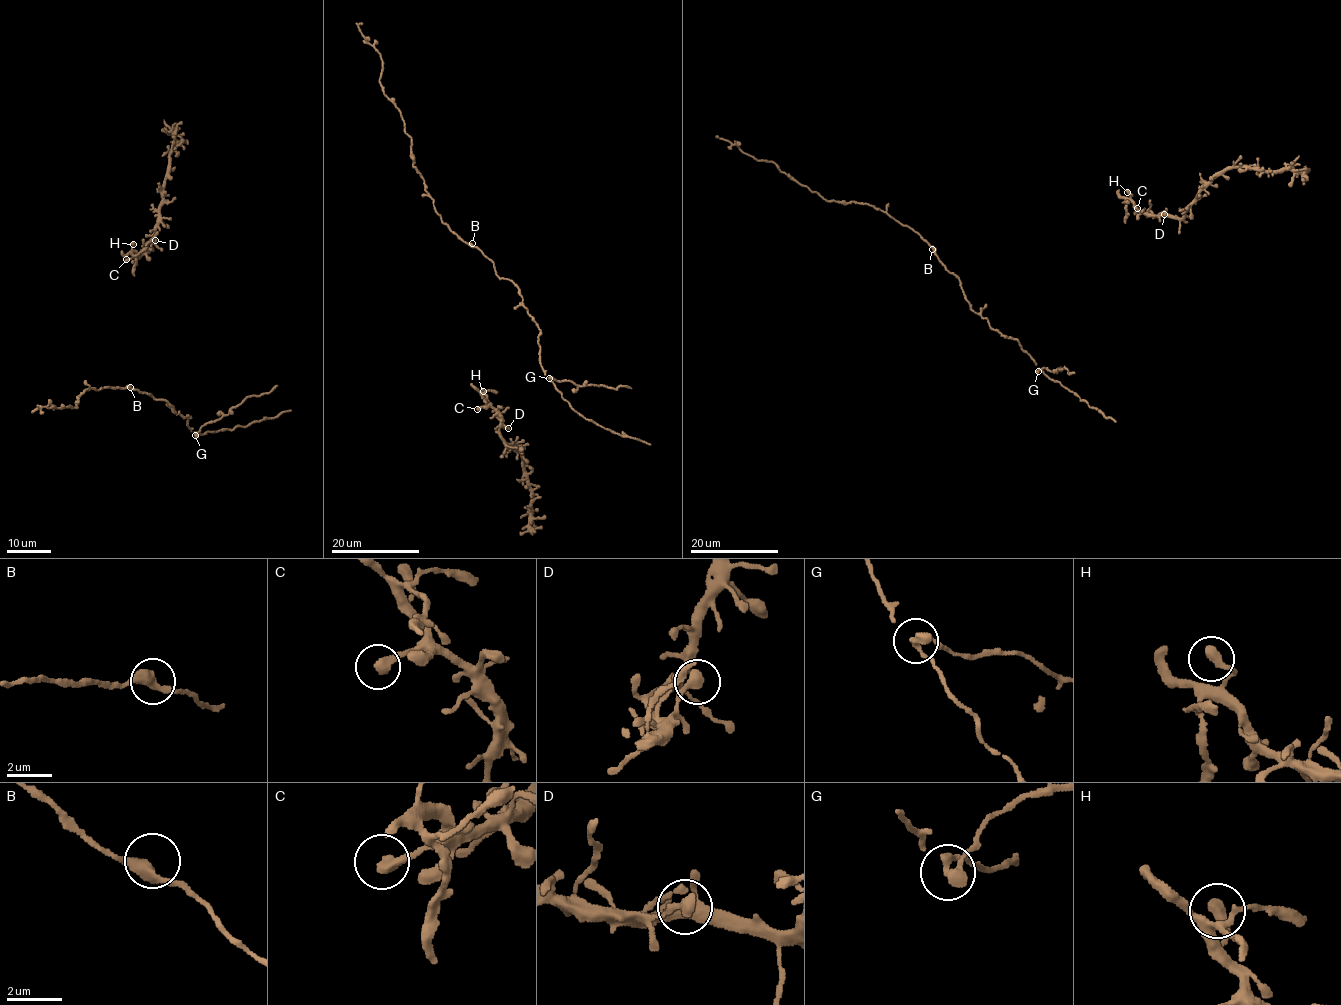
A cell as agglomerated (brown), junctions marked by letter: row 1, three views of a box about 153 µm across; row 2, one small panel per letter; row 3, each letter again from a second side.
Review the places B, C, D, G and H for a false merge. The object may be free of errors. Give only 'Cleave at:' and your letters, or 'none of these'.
Cleave at: G

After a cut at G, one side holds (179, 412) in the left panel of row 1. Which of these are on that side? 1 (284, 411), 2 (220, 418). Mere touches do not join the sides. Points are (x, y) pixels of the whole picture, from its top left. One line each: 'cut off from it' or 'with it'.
1: with it
2: cut off from it

